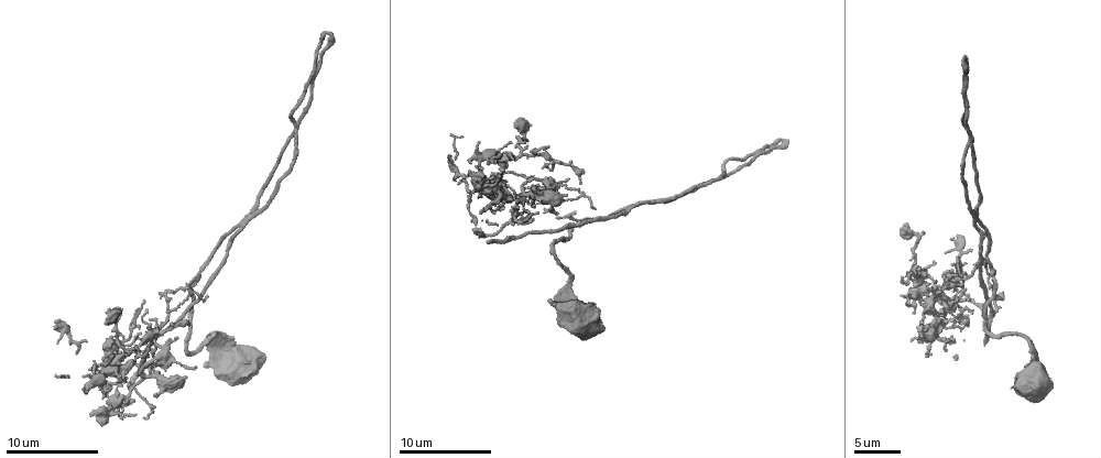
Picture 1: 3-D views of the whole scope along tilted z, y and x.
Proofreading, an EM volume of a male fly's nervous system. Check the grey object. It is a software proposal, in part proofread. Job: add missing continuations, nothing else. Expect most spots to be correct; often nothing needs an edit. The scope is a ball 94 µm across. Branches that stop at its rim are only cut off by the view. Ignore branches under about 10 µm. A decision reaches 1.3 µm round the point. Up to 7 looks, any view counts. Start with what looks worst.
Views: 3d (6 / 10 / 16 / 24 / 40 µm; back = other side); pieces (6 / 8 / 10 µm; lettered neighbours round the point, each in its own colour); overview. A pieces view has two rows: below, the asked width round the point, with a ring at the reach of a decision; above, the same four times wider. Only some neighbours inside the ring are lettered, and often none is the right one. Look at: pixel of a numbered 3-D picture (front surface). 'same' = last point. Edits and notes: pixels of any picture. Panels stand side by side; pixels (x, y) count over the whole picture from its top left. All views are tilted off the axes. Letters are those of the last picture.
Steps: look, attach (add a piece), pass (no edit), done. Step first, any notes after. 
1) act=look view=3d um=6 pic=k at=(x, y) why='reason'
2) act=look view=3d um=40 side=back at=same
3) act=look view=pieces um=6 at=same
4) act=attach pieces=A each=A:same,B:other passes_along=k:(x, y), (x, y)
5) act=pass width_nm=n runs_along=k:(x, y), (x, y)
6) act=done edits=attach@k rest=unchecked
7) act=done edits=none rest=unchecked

act=look view=pieces um=8 pic=1 at=(925, 329) why='branch stops here'

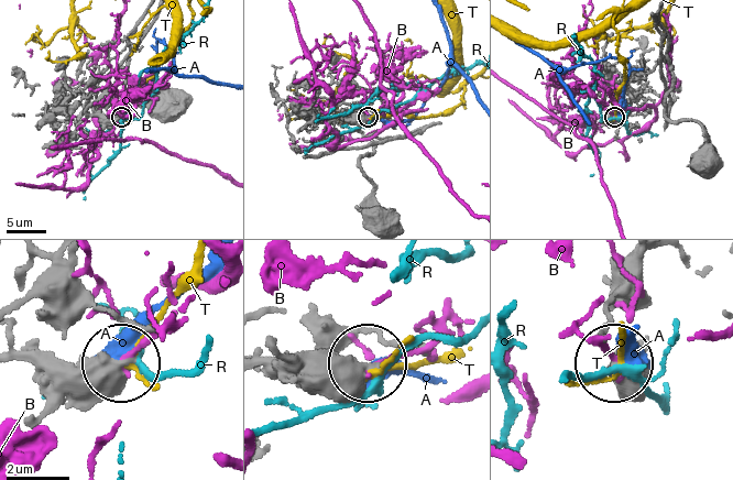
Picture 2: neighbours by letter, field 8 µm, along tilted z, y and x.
act=pass width_nm=250 each=A:other,B:other,R:other,T:other runs_along=2:(15, 358), (119, 364) found='no lettered piece goes on from it'

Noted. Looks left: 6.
act=look view=3d um=6 pic=1 at=(143, 301) why='end of a long branch'

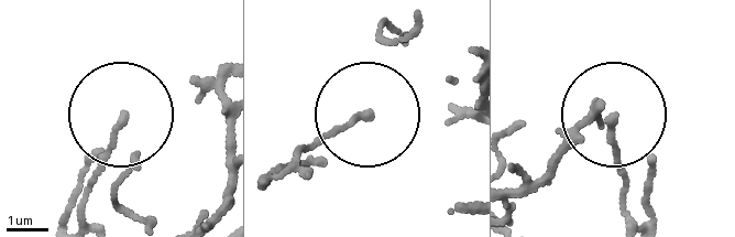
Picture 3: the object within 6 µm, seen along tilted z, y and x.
act=look view=pieces um=10 pic=3 at=(367, 113)

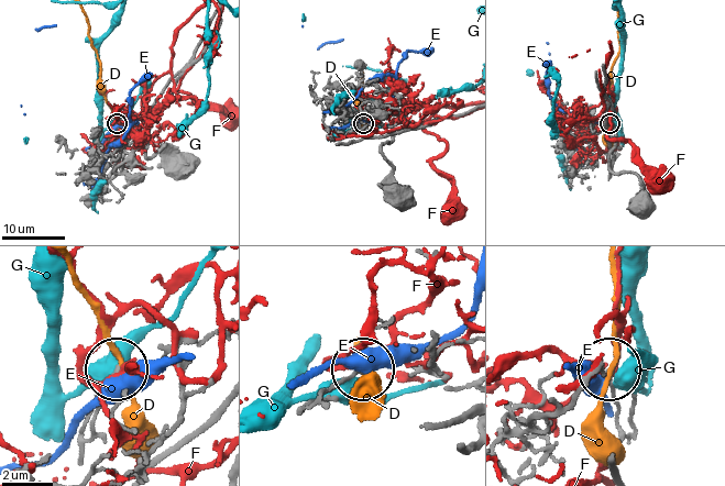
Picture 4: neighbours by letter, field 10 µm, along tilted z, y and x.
act=pass width_nm=160 each=D:other,E:other,F:other,G:other runs_along=4:(630, 423), (629, 413), (613, 396), (608, 368) found='no lettered piece goes on from it'

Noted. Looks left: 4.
act=look view=3d um=6 pic=1 at=(579, 181) why='tapers out'

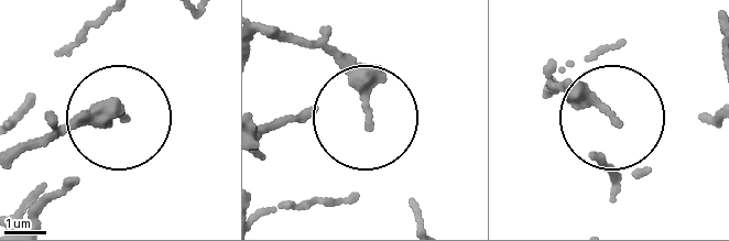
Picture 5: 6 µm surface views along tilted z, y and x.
act=look view=pieces um=6 pic=5 at=(616, 118) why='see the neighbours'

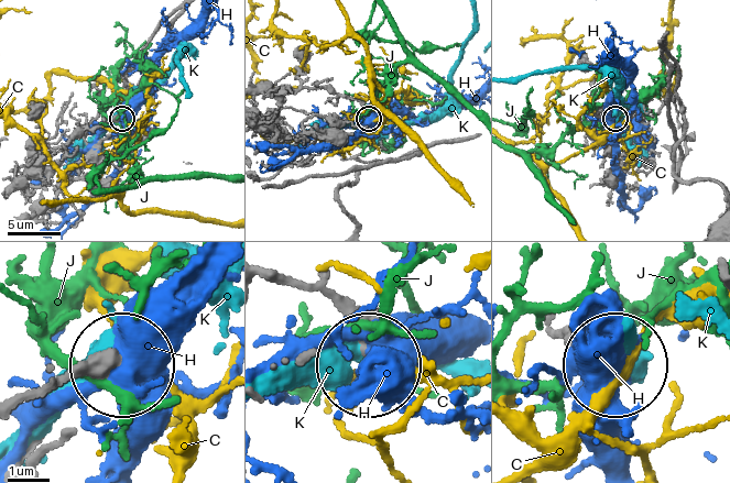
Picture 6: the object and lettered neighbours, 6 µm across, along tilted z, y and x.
act=pass each=C:other,H:other,J:other,K:other found='no lettered piece goes on from it'

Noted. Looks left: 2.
act=done edits=none rest=unchecked

